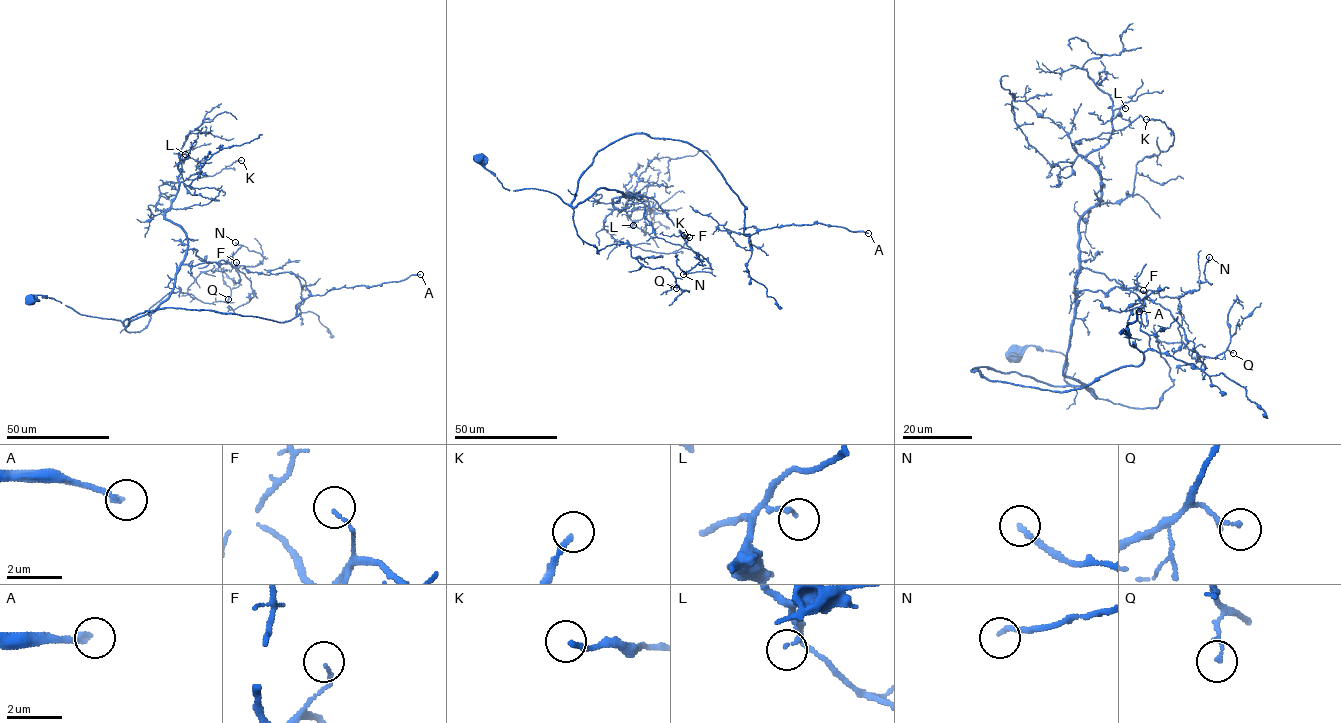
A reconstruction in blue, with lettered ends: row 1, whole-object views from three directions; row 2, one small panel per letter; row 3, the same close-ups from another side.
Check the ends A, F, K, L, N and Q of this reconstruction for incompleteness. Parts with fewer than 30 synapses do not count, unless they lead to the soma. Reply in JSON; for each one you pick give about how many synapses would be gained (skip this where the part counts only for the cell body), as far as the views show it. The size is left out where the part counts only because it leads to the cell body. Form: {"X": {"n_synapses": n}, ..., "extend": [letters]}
{"A": {"n_synapses": 250}, "N": {"n_synapses": 35}, "extend": ["A", "N"]}

